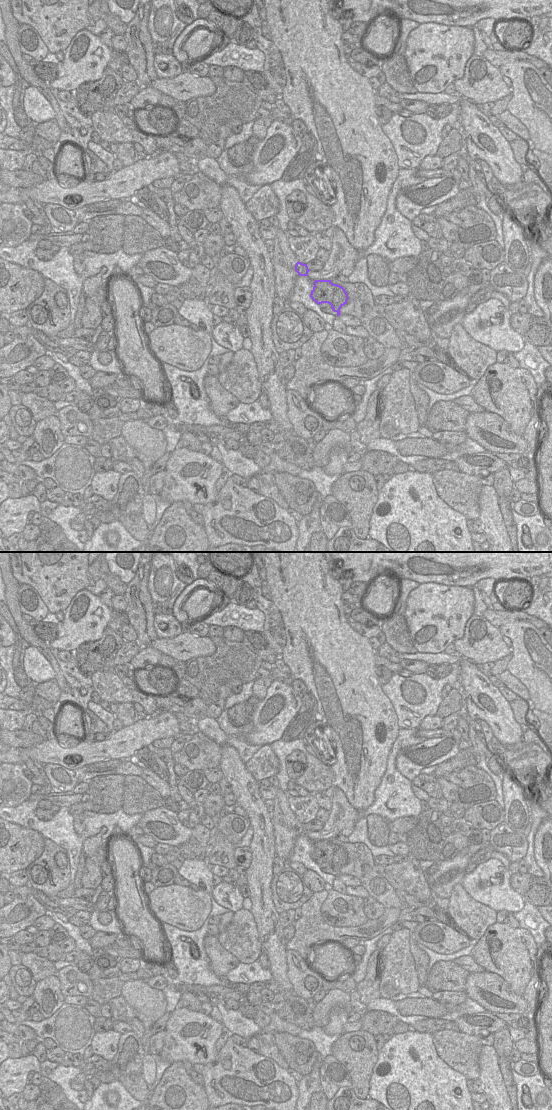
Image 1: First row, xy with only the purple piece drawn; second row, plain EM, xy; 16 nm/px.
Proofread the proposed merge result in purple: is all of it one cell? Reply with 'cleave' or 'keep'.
cleave

